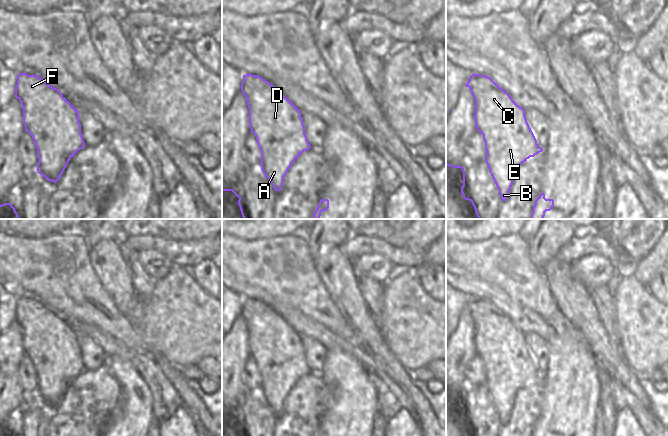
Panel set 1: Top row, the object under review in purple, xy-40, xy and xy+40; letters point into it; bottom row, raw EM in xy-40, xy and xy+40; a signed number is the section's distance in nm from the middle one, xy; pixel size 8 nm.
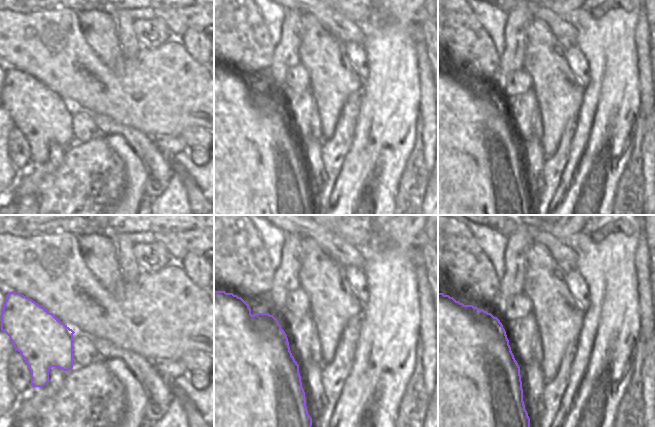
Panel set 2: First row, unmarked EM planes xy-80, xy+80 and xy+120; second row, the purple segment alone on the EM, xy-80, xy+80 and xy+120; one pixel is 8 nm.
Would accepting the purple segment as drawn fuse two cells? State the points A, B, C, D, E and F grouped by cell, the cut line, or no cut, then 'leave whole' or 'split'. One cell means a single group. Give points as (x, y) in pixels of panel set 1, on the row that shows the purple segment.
A B E / C D F | xy-40 (78, 118), (63, 135), (44, 136), (27, 131) | split

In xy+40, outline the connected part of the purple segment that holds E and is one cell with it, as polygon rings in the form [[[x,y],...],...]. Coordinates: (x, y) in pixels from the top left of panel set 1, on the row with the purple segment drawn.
[[[527,119],[520,121],[519,126],[518,132],[511,135],[483,135],[487,152],[485,162],[499,190],[501,201],[506,201],[509,196],[517,168],[543,151]]]

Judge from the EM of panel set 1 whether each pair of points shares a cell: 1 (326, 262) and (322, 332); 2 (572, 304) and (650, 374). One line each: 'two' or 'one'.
1: two
2: two

